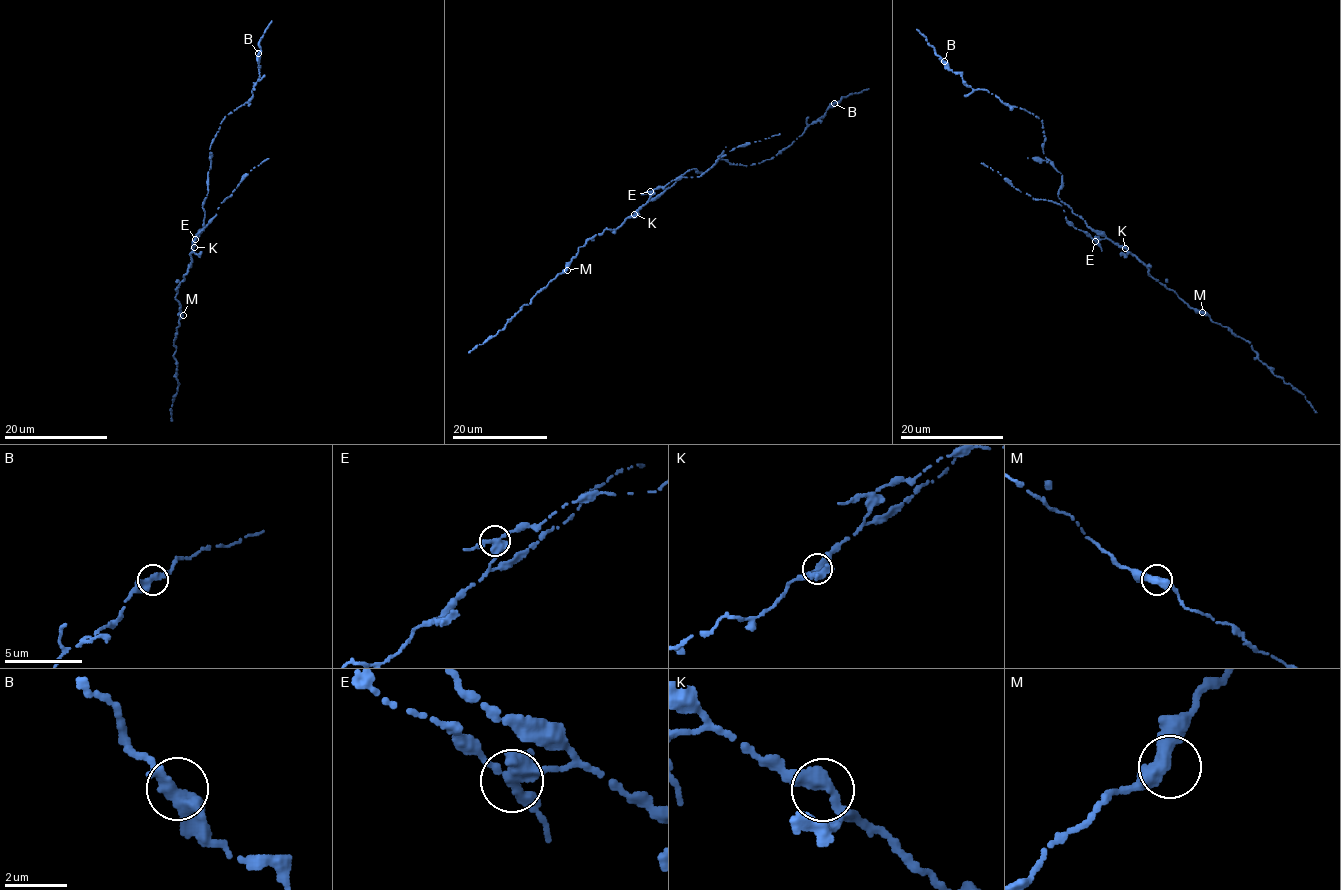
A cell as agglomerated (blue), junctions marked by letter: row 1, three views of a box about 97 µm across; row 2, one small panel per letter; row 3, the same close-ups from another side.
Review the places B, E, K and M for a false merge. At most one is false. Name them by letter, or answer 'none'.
E

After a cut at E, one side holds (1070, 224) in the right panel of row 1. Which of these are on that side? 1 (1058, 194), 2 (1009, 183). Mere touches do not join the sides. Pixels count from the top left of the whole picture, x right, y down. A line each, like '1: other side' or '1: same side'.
1: other side
2: same side

